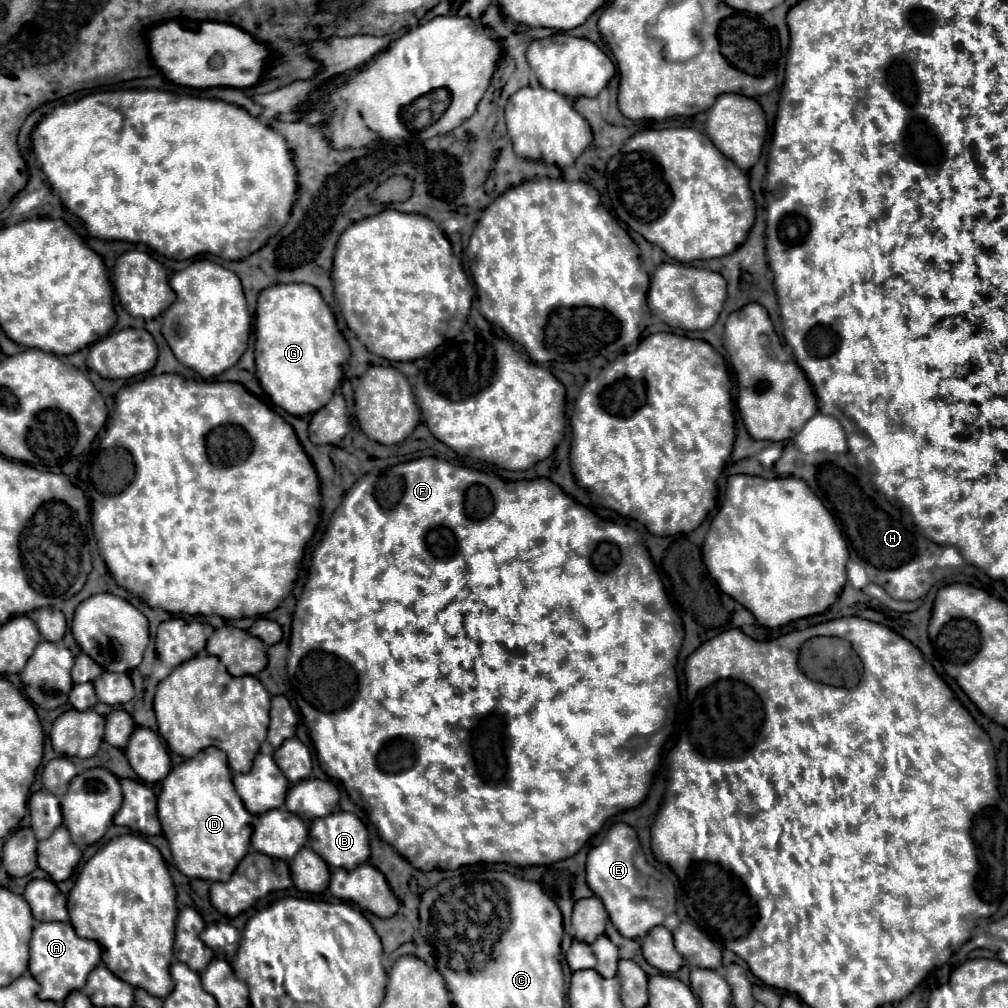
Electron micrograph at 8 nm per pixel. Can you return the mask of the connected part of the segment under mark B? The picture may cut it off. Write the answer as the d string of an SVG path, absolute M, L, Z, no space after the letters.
M334 812L332 816L326 816L324 820L314 820L310 826L310 848L326 860L332 868L356 868L356 864L364 864L370 856L368 846L368 830L364 822L350 812Z

